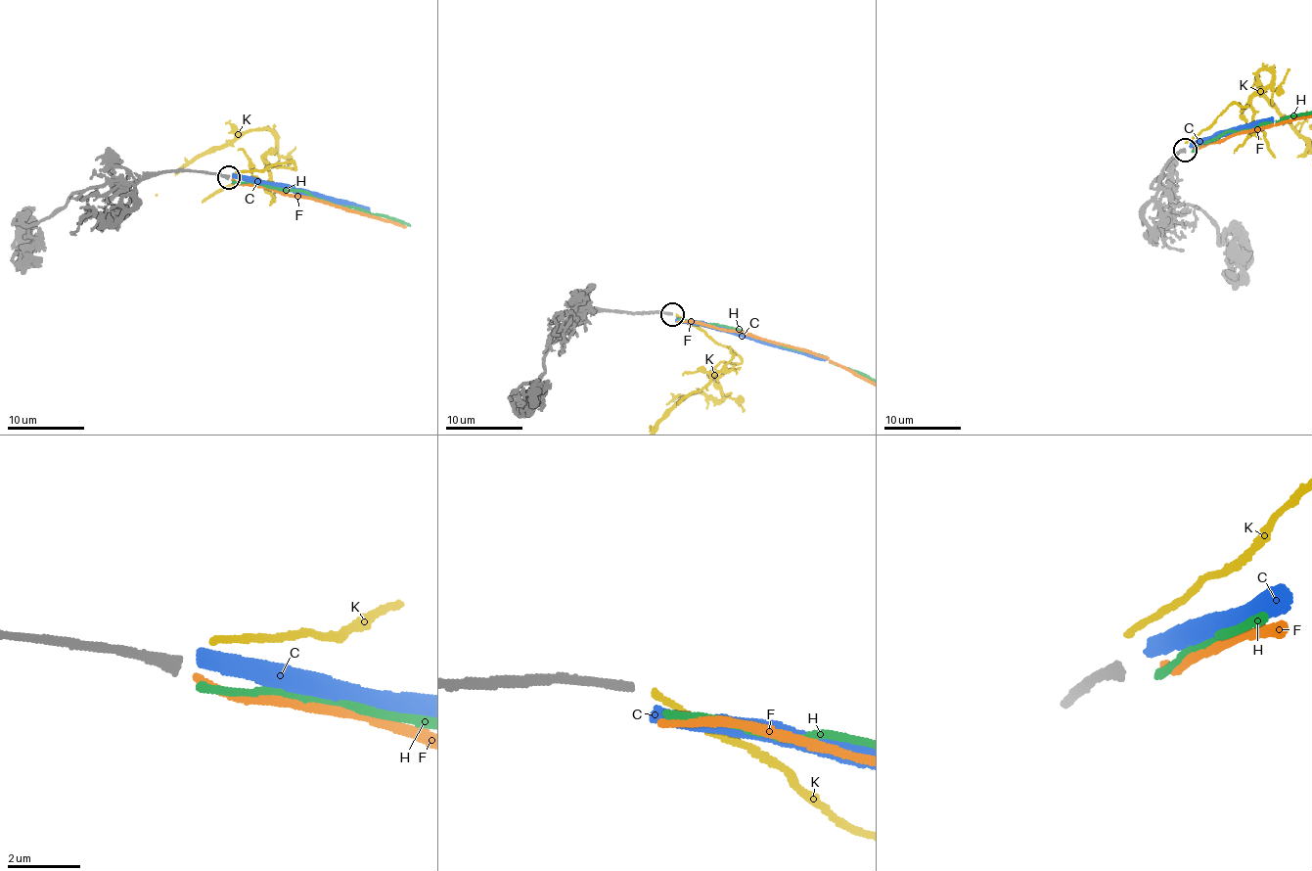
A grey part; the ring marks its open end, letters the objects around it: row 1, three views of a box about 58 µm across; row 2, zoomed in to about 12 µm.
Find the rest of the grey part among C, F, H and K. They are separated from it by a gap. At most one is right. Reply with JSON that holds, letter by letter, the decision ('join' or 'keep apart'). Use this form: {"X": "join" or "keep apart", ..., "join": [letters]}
{"C": "keep apart", "F": "join", "H": "keep apart", "K": "keep apart", "join": ["F"]}

